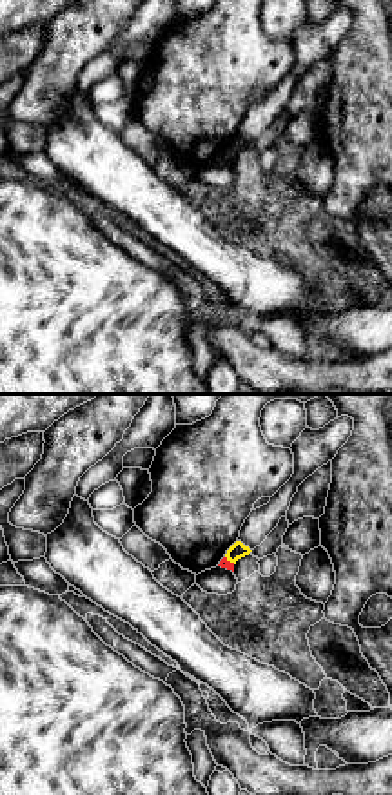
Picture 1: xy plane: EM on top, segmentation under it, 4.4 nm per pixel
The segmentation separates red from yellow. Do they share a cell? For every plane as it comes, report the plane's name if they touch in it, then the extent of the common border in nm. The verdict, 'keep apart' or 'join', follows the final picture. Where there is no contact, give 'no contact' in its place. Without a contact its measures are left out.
contact in xy; length 60 nm

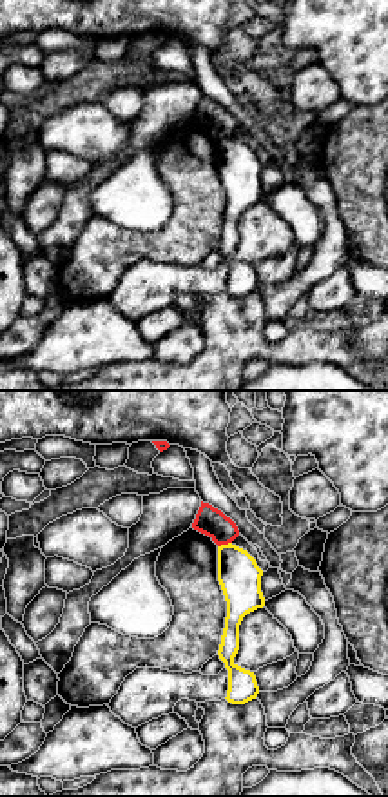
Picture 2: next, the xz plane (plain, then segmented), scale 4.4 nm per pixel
contact in xz; length 70 nm

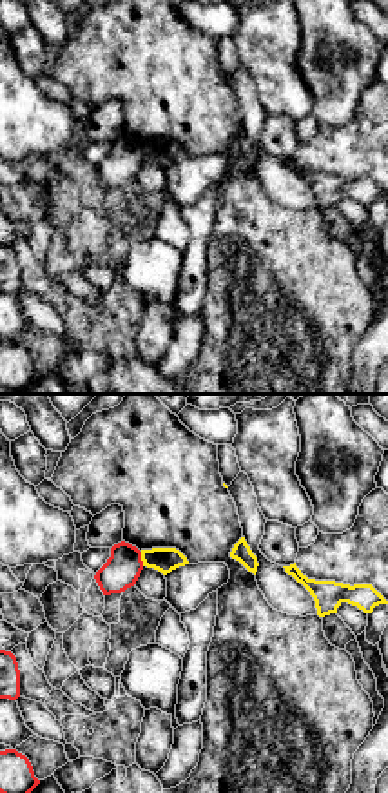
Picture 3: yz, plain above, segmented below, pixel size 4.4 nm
contact in yz; length 70 nm

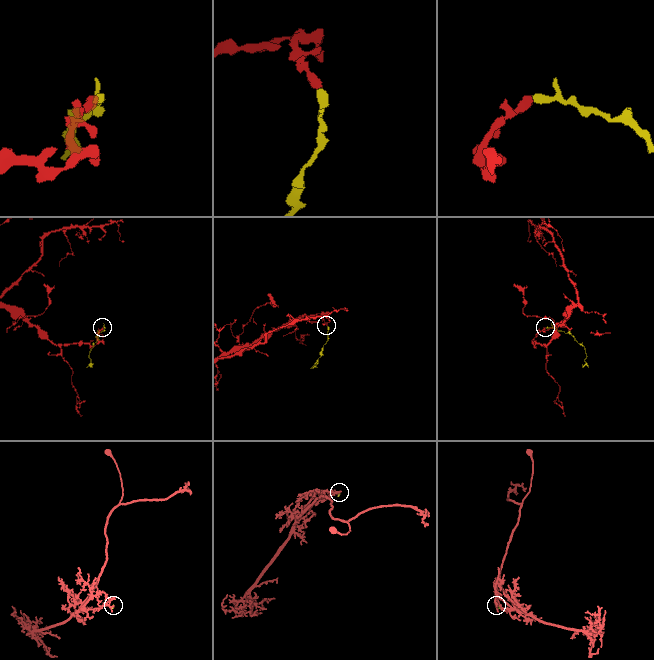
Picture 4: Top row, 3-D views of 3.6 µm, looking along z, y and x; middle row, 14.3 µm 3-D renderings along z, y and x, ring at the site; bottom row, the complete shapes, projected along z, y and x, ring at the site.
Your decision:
keep apart

